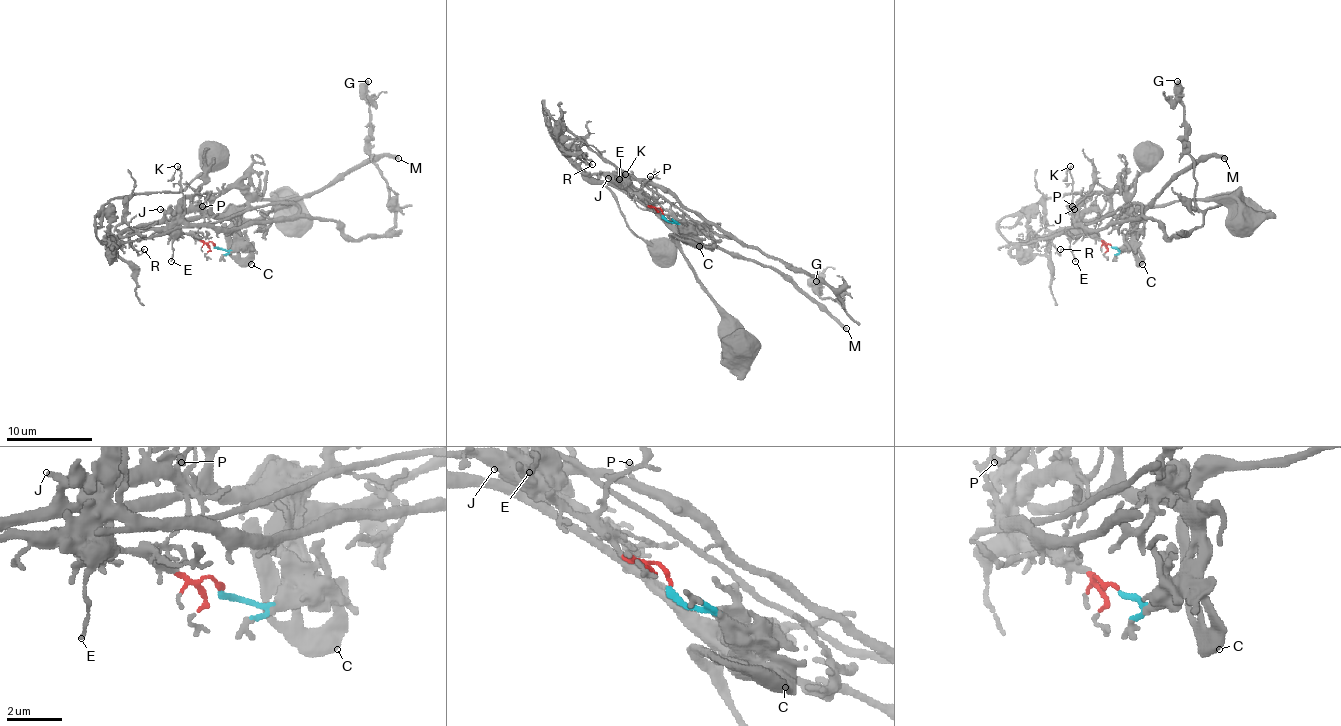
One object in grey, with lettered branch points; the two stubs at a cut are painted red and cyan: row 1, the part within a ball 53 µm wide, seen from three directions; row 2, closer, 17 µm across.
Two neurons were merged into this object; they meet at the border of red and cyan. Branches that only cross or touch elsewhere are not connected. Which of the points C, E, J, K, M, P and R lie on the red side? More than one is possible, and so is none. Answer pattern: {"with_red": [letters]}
{"with_red": ["E", "J", "K", "P", "R"]}

